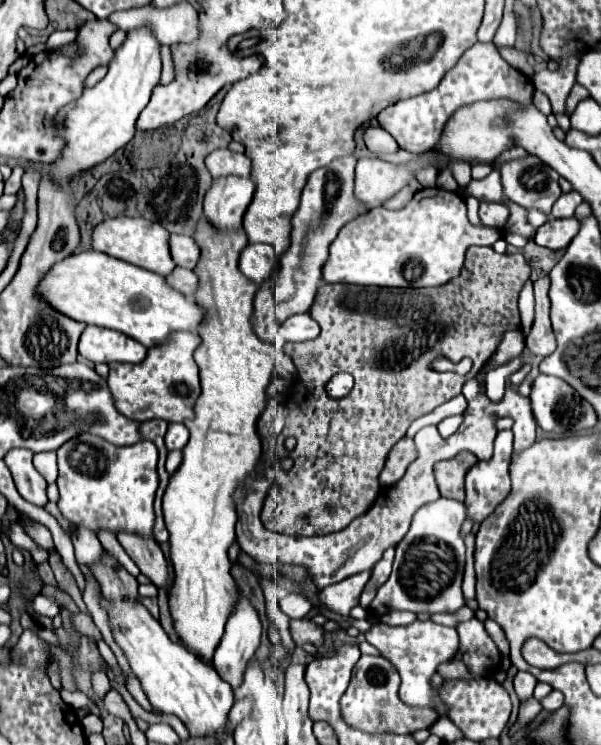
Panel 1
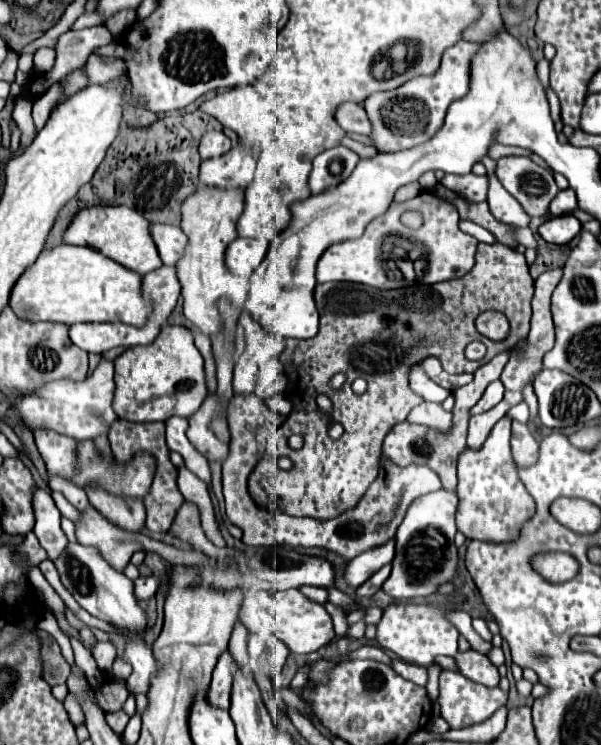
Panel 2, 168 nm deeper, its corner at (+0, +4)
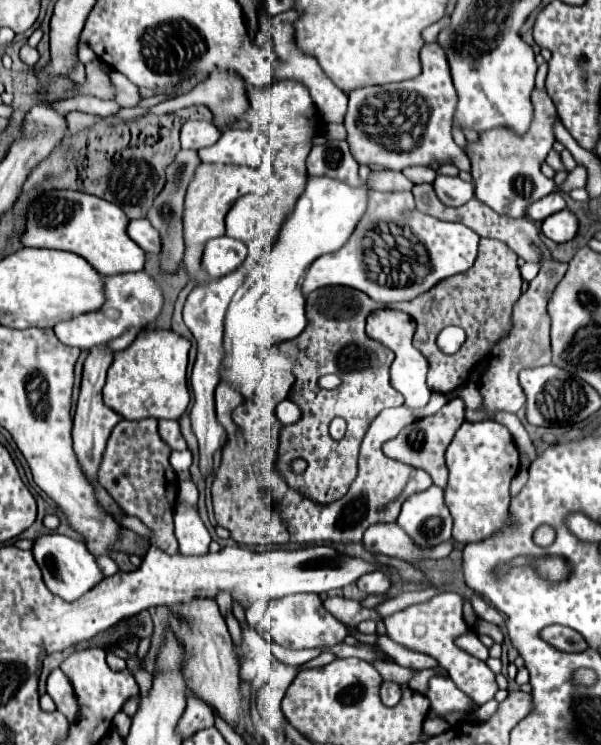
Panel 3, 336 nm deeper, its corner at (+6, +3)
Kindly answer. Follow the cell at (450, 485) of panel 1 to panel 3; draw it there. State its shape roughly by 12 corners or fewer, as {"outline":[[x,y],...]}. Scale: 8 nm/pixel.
{"outline":[[465,403],[413,421],[387,441],[391,459],[447,487],[445,451],[465,423]]}

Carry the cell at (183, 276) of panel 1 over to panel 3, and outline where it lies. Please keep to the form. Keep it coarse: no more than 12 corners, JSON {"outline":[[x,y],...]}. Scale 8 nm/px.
{"outline":[[145,271],[105,277],[107,307],[53,327],[91,349],[147,327],[163,291]]}

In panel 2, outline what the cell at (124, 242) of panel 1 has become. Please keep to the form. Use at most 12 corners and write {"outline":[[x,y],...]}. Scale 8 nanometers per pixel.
{"outline":[[127,206],[81,208],[63,242],[147,274],[149,222]]}

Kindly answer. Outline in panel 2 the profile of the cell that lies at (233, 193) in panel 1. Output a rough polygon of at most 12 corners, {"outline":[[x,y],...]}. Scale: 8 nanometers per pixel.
{"outline":[[235,144],[227,154],[201,162],[199,182],[247,188],[257,152]]}

